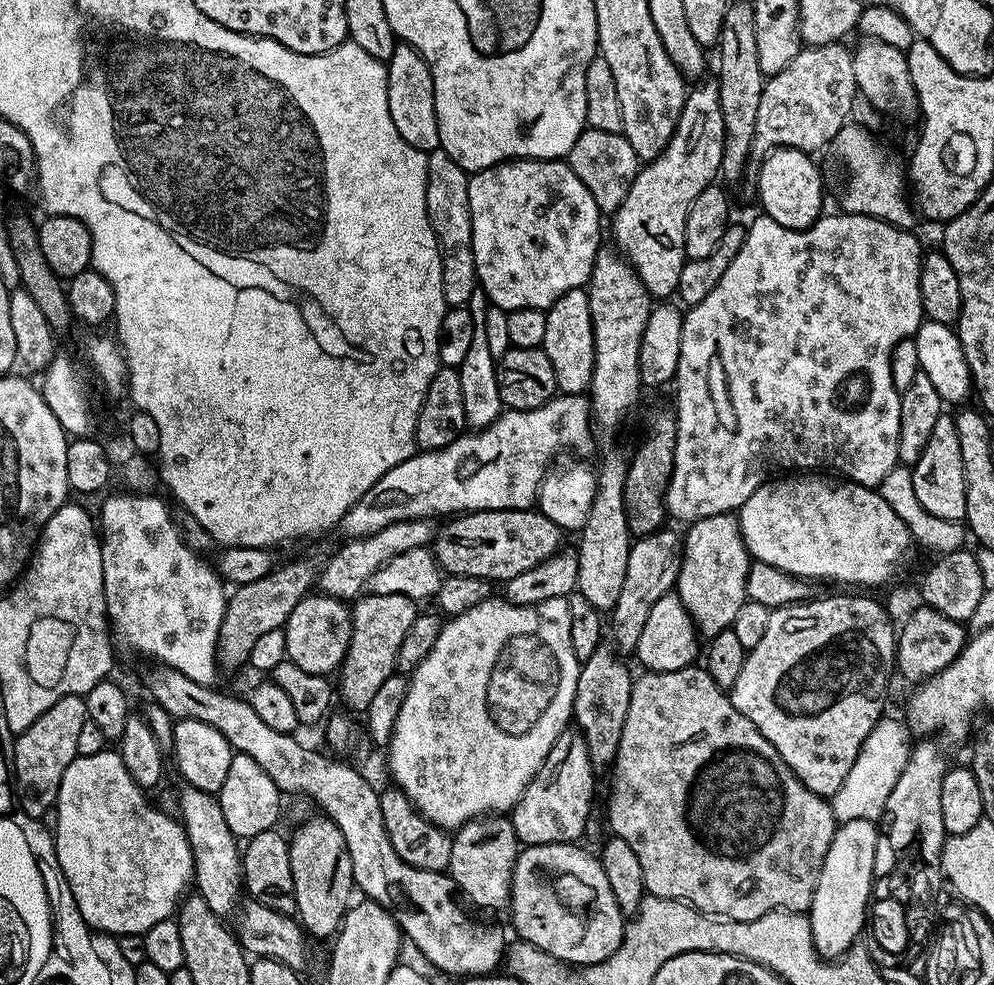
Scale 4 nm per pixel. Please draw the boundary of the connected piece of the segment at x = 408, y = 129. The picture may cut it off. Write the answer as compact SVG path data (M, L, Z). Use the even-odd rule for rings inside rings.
M398 42L394 46L394 54L386 62L388 77L386 78L386 98L390 102L390 118L394 118L394 126L398 134L410 146L425 154L440 148L438 134L438 118L434 106L434 78L430 74L430 66L409 44Z

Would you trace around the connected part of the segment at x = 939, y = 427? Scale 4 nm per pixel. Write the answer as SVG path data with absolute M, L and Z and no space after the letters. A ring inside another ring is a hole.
M942 414L934 422L930 442L922 450L922 458L911 465L914 492L922 506L936 518L963 521L966 514L966 478L962 474L962 453L958 447L958 430L951 415Z

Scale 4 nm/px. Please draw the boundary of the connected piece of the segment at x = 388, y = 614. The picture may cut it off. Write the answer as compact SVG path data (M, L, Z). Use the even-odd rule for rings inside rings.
M377 592L361 595L351 605L352 637L348 653L344 655L344 663L338 669L338 696L353 708L353 713L367 713L370 701L381 689L382 682L386 682L386 678L397 671L398 646L402 646L402 638L406 638L406 634L410 634L410 626L414 626L418 615L416 608L417 601L408 596Z

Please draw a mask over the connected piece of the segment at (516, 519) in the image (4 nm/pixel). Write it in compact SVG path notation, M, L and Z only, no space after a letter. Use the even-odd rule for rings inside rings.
M536 508L463 513L453 517L447 524L449 525L446 529L437 533L432 544L441 569L447 575L478 577L496 584L505 584L510 578L517 577L518 574L540 565L546 558L556 555L563 545L561 544L564 538L563 529Z

